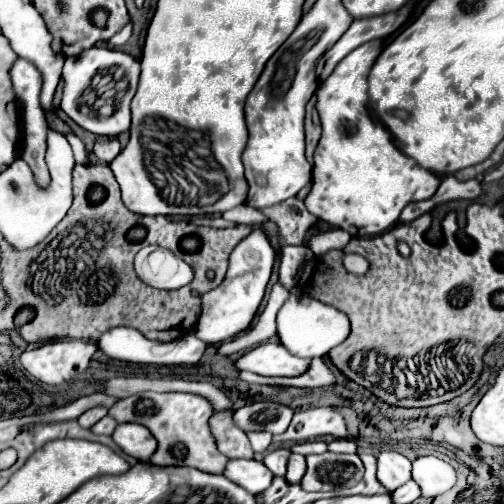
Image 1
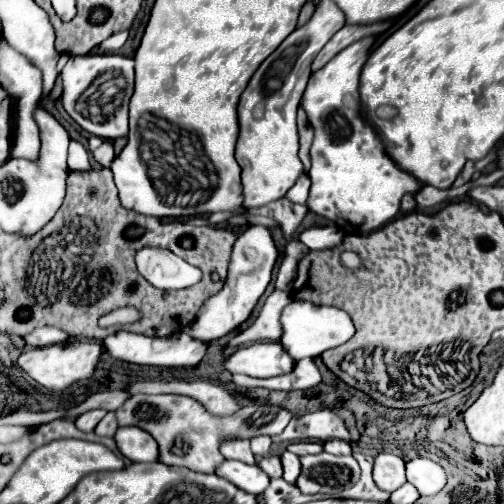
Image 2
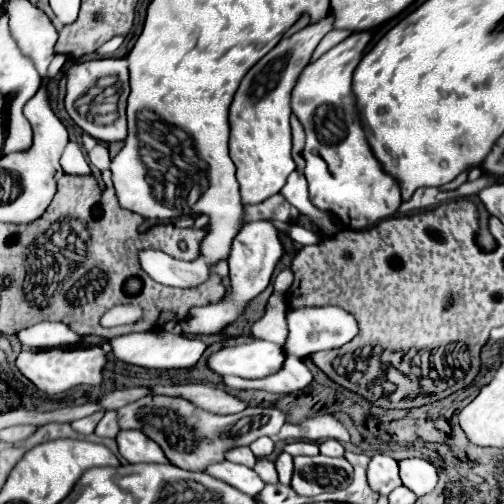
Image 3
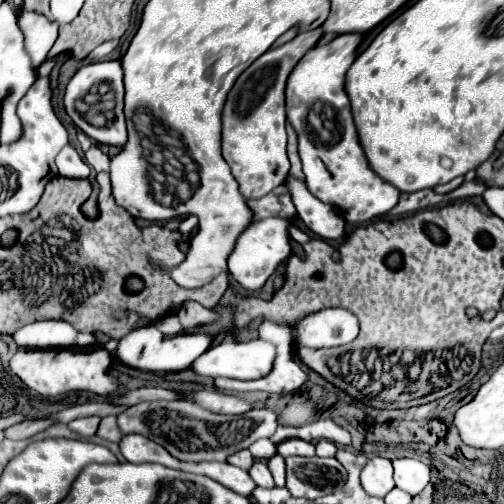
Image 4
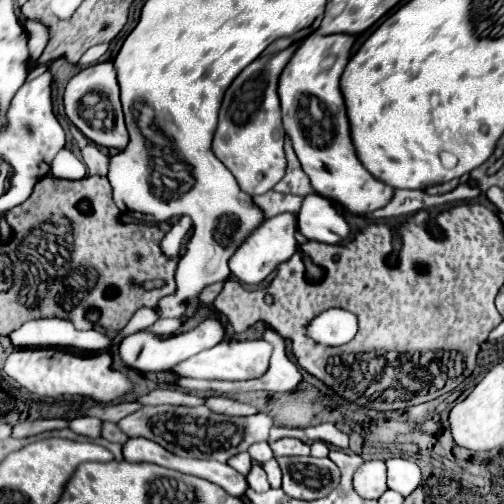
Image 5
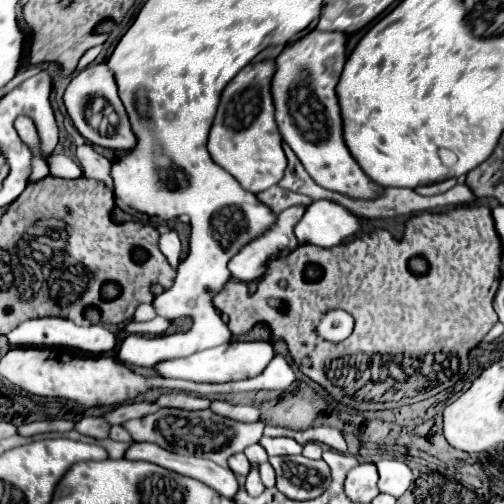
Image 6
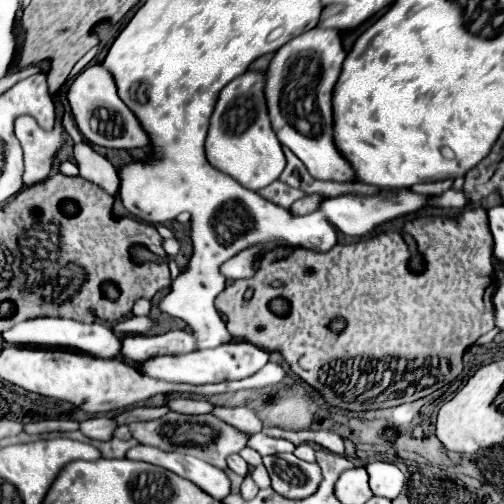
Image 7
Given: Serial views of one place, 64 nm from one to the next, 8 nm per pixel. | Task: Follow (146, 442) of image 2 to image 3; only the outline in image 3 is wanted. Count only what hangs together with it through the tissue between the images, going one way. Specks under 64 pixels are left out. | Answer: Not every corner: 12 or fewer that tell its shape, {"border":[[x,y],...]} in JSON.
{"border":[[120,430],[128,462],[166,462],[162,448],[140,430]]}

